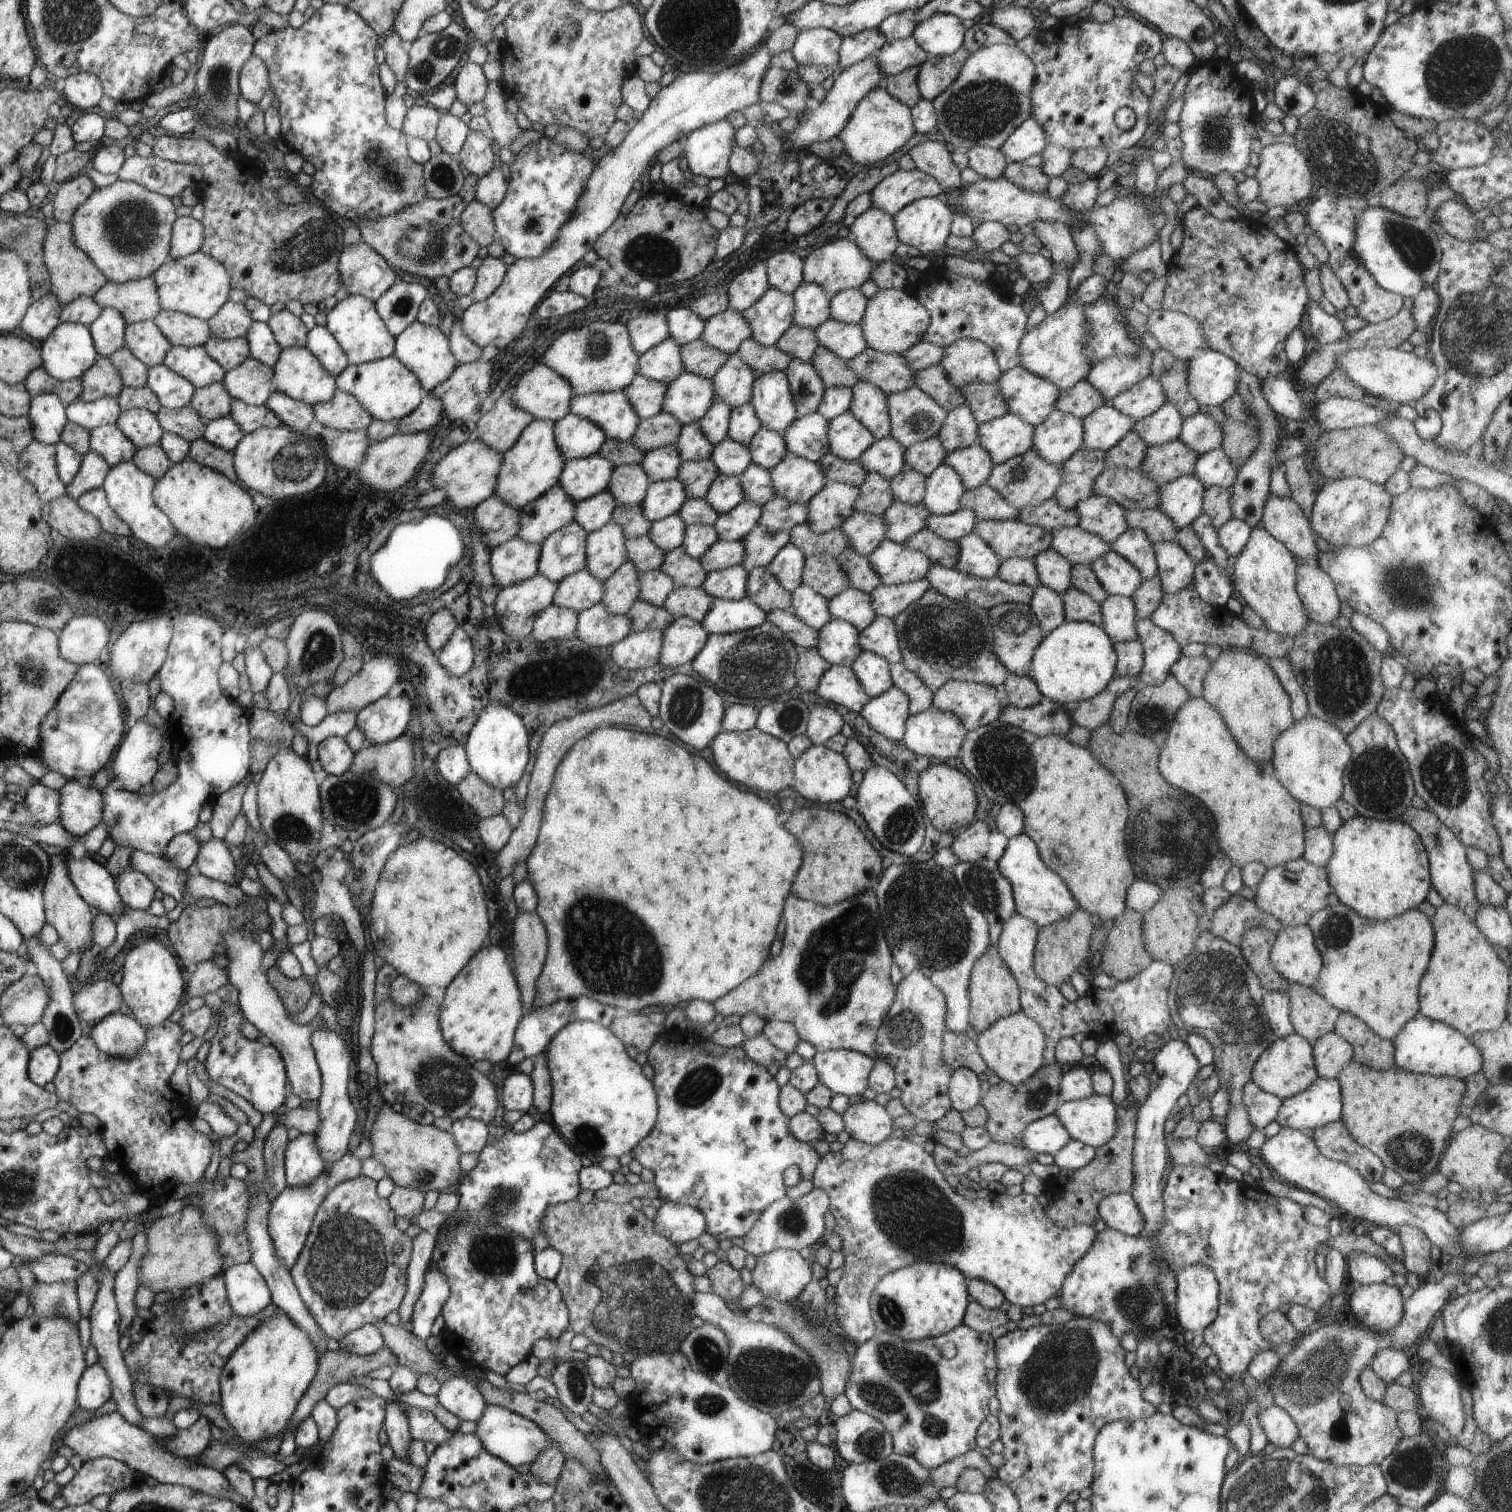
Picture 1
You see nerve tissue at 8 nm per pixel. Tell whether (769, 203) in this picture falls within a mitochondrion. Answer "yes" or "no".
no

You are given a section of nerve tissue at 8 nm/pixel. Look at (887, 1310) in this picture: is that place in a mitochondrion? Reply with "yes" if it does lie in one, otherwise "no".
yes

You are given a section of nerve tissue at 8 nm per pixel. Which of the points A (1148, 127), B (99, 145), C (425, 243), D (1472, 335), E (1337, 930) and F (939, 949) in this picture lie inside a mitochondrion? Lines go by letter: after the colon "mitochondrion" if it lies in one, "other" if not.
A: other
B: other
C: mitochondrion
D: mitochondrion
E: mitochondrion
F: mitochondrion

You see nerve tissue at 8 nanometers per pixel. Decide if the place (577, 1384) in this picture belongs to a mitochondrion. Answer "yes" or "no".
yes

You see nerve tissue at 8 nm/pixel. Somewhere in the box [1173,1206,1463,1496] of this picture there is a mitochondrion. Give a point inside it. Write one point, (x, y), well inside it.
(1313, 1381)

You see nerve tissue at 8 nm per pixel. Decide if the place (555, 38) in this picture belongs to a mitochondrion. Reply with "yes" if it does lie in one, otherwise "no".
yes

